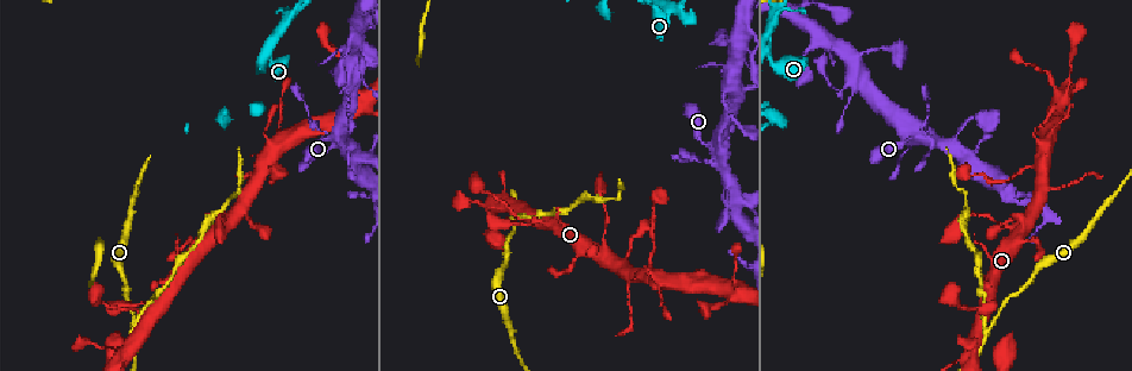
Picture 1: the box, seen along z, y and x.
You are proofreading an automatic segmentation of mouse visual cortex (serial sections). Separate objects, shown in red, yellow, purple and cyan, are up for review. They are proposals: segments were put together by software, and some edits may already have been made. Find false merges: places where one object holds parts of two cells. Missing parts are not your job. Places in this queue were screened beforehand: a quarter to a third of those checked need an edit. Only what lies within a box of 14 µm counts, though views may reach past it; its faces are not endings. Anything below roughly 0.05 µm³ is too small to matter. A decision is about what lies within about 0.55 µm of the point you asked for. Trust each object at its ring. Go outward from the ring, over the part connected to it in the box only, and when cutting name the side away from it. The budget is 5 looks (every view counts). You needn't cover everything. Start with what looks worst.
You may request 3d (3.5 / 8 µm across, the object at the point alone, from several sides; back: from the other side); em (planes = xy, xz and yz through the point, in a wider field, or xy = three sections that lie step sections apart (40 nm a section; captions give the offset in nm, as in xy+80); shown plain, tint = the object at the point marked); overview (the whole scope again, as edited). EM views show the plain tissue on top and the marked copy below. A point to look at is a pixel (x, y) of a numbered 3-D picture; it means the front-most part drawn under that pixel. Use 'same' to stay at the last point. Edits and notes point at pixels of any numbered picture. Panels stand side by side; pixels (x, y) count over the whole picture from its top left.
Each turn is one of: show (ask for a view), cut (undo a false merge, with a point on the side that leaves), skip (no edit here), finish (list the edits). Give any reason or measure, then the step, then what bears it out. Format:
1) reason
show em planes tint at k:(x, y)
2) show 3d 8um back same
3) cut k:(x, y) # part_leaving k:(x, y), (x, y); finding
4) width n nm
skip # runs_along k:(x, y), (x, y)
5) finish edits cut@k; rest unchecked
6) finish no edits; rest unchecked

show 3d 3.5um at 1:(990, 328)

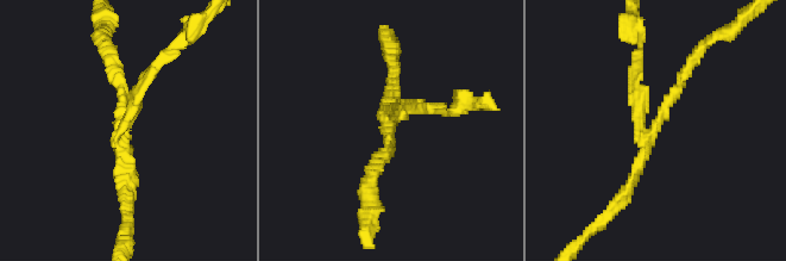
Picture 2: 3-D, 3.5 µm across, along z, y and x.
now the EM
show em xy step 2 tint at 2:(124, 131)

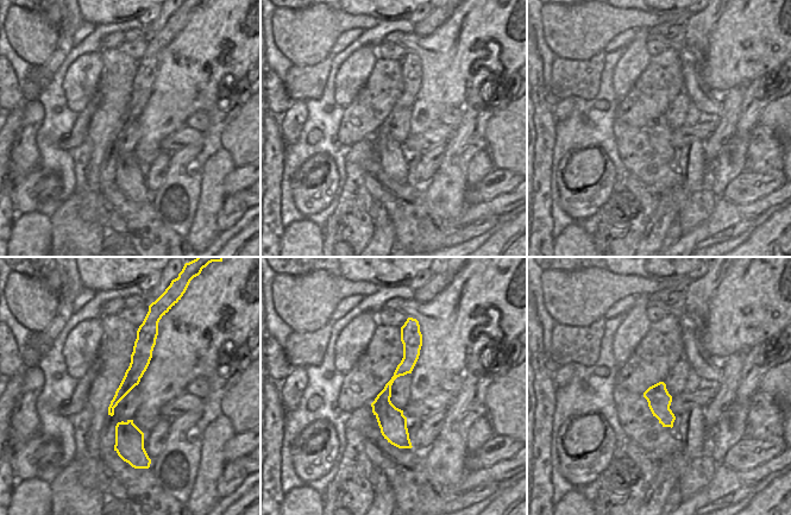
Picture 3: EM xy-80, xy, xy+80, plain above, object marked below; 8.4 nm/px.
cut 2:(637, 75) # part_leaving 2:(678, 92), (645, 129), (635, 73); two cells meet here

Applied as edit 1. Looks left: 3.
a fork
show 3d 8um back at 1:(930, 142)

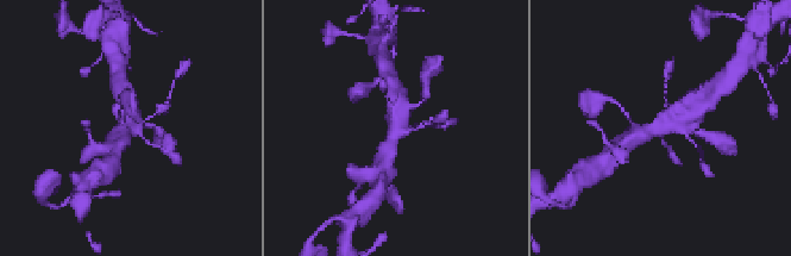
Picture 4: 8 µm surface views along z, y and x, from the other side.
show em xy step 3 tint at 4:(131, 125)

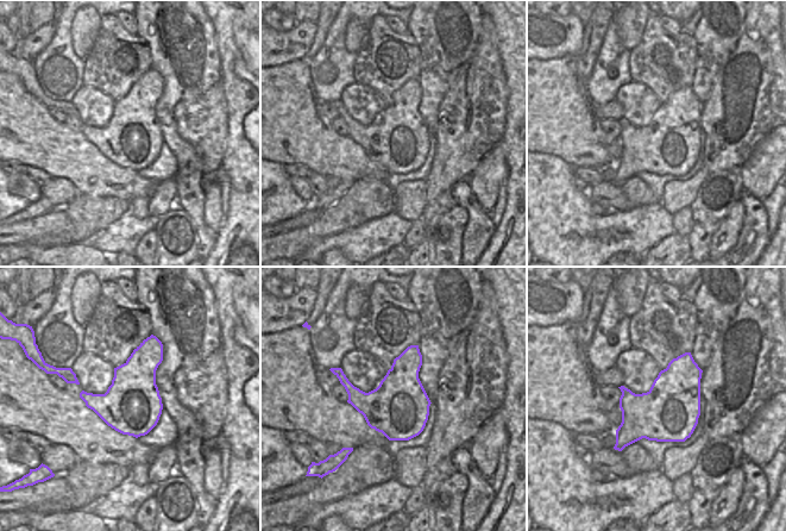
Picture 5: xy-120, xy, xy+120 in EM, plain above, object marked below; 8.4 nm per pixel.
width 500 nm
skip # runs_along 4:(410, 107), (395, 117), (384, 160); all the same cell

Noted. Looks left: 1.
finish edits cut@2; rest unchecked

